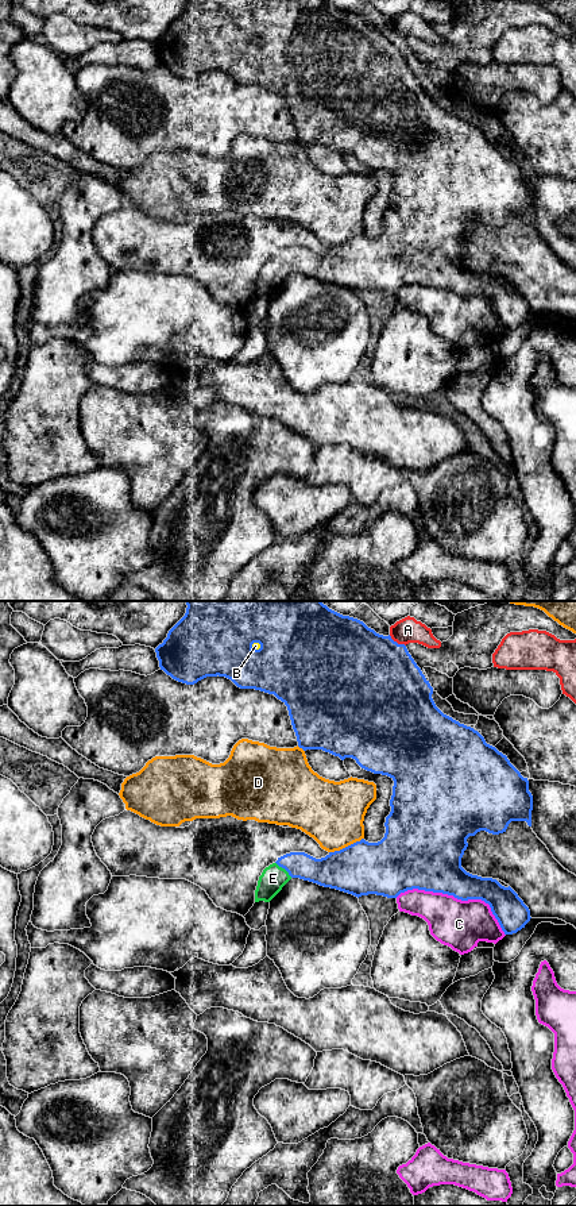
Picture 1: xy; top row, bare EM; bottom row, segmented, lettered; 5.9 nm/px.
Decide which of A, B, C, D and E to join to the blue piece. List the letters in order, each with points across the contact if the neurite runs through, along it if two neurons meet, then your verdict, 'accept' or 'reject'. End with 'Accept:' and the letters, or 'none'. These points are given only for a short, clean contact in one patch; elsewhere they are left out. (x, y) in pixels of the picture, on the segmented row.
A: reject
B: reject
C: reject
D: reject
E: accept
Accept: E

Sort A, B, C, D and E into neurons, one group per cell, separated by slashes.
A / B / C / D / E

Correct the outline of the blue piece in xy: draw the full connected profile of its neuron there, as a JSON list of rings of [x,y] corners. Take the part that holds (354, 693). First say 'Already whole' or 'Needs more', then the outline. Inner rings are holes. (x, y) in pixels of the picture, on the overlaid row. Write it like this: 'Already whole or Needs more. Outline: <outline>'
Needs more. Outline: [[[186,601],[185,616],[169,631],[167,637],[155,648],[159,667],[173,679],[194,685],[206,677],[225,677],[231,679],[240,689],[255,689],[268,694],[274,694],[281,700],[289,710],[293,729],[297,736],[298,747],[306,750],[322,750],[341,760],[352,758],[356,763],[374,774],[387,775],[394,781],[393,795],[390,799],[391,812],[386,817],[386,833],[378,843],[368,843],[364,839],[356,841],[340,851],[329,852],[325,858],[316,859],[305,852],[286,854],[268,867],[266,867],[259,876],[255,890],[255,902],[270,902],[282,887],[291,879],[299,878],[317,883],[324,887],[336,889],[355,897],[376,894],[387,898],[397,898],[401,893],[418,889],[433,893],[442,893],[453,895],[457,899],[482,899],[490,905],[492,914],[498,920],[505,935],[513,935],[525,928],[530,921],[530,910],[518,897],[518,894],[509,886],[502,886],[496,879],[482,878],[467,872],[461,867],[461,858],[468,847],[467,839],[475,836],[480,831],[492,835],[506,832],[511,821],[526,821],[531,827],[533,795],[529,791],[529,781],[510,763],[506,755],[499,752],[495,747],[486,743],[484,737],[471,727],[460,724],[452,717],[444,714],[434,704],[432,694],[433,687],[417,666],[405,644],[398,644],[391,636],[383,636],[368,628],[363,621],[343,616],[321,601]]]

